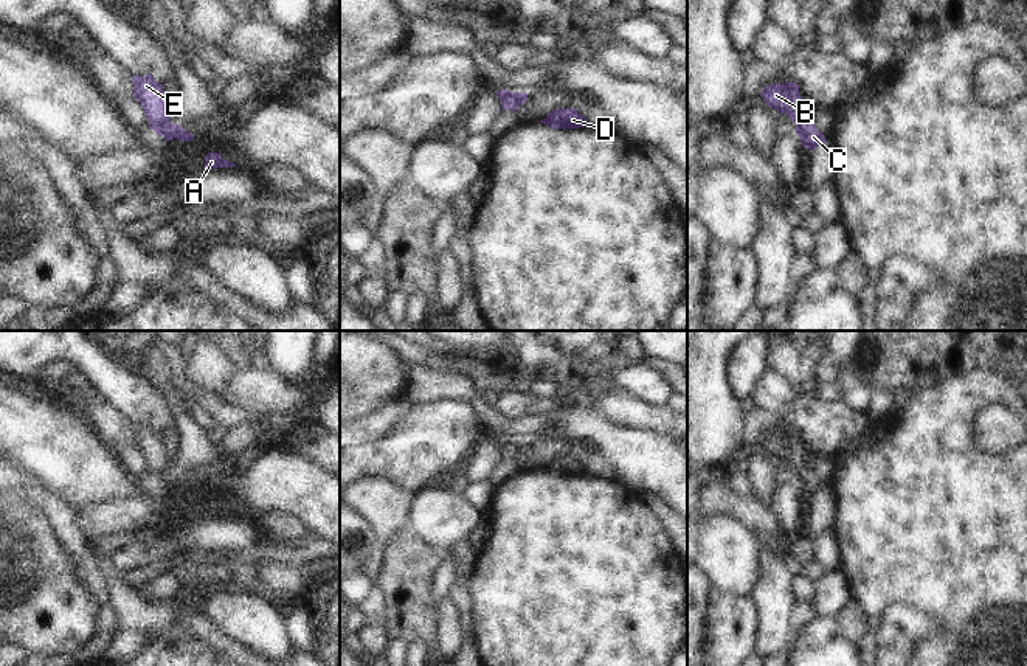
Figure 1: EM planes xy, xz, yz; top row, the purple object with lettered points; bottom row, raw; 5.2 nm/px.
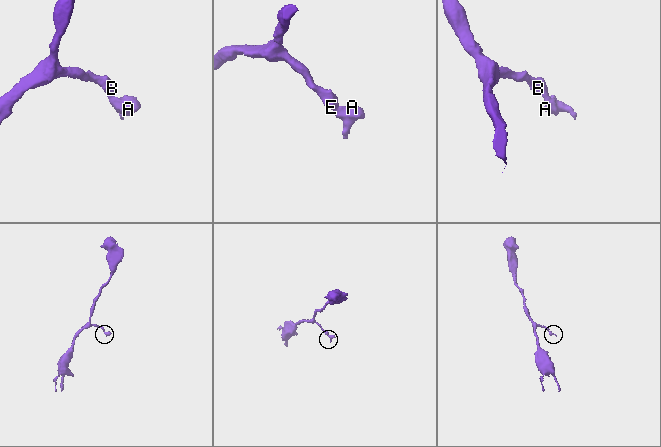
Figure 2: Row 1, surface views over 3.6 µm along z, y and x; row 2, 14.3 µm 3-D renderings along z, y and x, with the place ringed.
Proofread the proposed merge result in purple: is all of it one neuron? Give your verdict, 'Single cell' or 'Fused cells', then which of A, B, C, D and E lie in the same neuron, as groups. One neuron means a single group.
Single cell. Groups: A B C D E

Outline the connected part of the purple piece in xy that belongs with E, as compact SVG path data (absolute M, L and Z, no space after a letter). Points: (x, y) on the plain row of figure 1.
M149 421L146 424L132 424L133 446L141 452L146 460L150 477L171 489L174 486L180 489L192 489L194 483L186 480L180 472L171 469L166 460L166 449L163 433L158 432Z

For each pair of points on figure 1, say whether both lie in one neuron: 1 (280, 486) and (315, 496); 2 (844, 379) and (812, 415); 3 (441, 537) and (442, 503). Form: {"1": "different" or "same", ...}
{"1": "same", "2": "different", "3": "same"}

